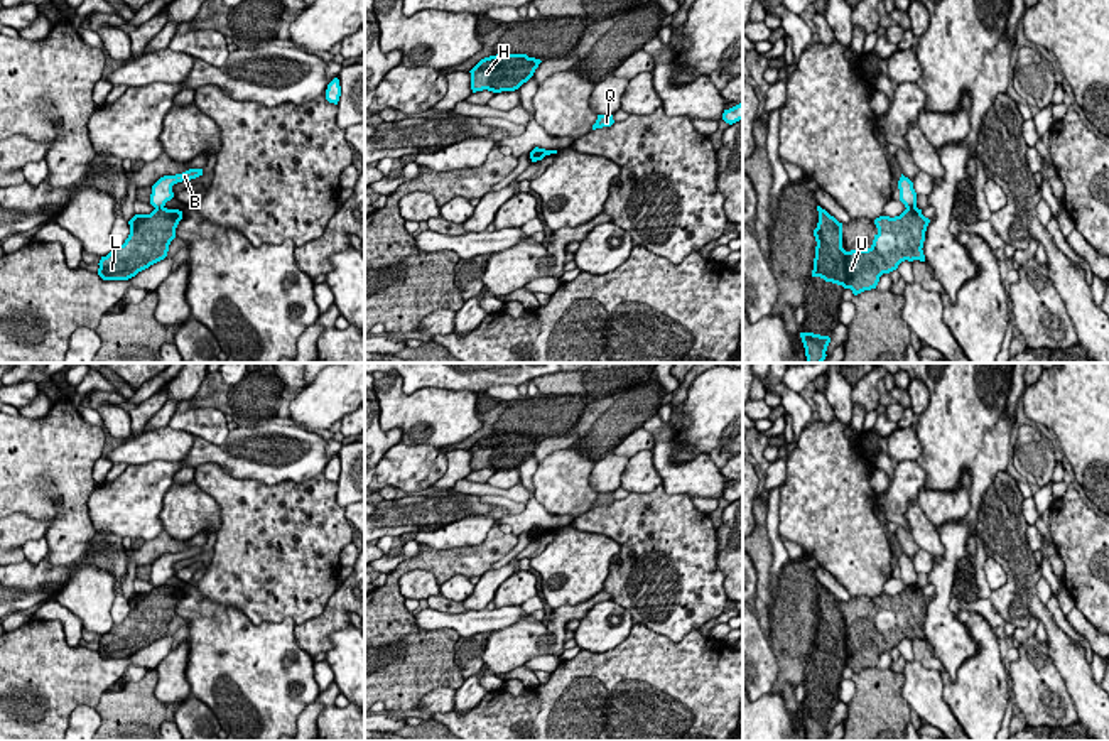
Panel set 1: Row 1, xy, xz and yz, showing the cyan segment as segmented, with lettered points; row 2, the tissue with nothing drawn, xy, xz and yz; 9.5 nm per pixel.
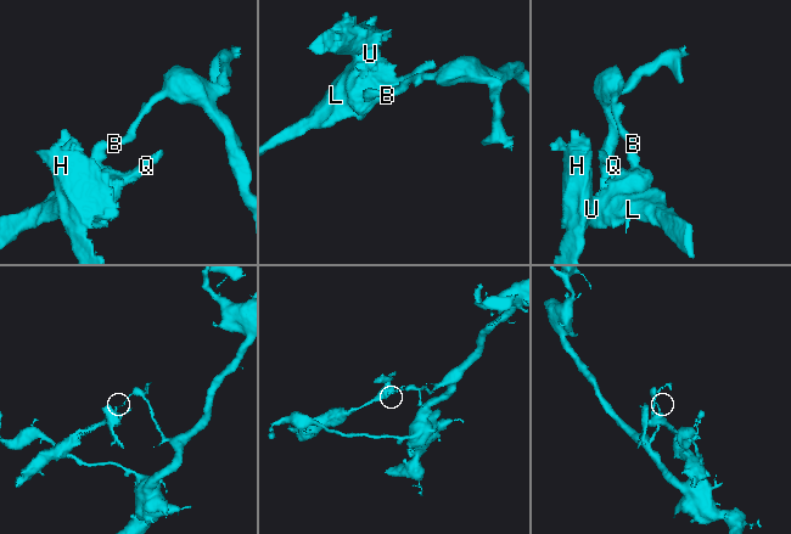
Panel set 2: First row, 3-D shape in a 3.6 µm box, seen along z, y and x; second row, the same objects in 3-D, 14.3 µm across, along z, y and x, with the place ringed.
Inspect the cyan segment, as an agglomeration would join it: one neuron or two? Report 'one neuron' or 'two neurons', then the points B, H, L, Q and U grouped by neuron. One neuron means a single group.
two neurons | B / H L Q U

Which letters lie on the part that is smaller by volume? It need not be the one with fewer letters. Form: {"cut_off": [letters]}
{"cut_off": ["H", "L", "Q", "U"]}

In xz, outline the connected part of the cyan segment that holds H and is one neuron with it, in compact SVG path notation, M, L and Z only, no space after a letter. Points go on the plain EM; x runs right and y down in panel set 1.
M496 432L481 437L471 451L471 468L515 469L527 461L542 439L527 432Z

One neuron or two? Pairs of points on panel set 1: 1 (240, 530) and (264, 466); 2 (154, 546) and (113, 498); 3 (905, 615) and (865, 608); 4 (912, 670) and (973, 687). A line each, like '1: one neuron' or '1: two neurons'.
1: two neurons
2: two neurons
3: one neuron
4: two neurons

